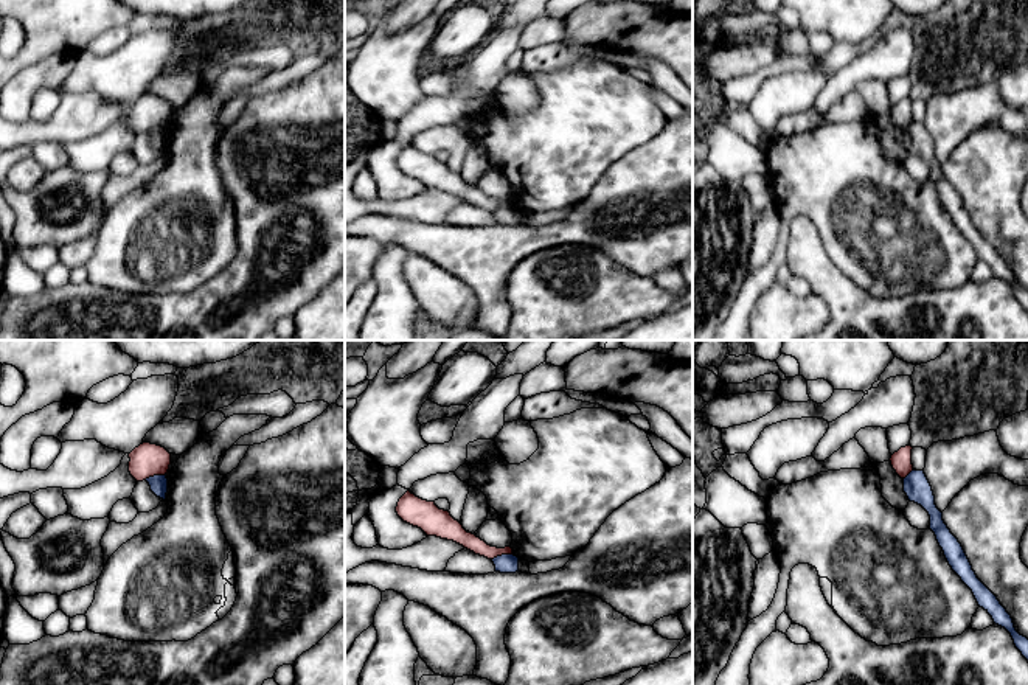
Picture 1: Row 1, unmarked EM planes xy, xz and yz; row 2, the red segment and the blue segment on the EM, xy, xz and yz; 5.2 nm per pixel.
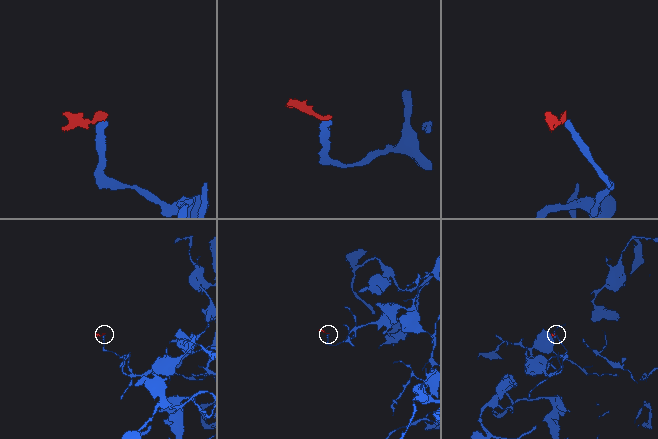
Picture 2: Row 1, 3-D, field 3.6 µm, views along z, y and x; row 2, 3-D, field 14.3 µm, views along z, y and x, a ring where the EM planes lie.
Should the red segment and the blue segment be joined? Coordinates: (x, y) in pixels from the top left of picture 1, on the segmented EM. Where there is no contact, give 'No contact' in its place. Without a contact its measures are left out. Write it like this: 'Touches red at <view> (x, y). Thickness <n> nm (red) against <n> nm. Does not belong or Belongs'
Touches red at xy (154, 474). Thickness 170 nm (red) against 100 nm. Does not belong

